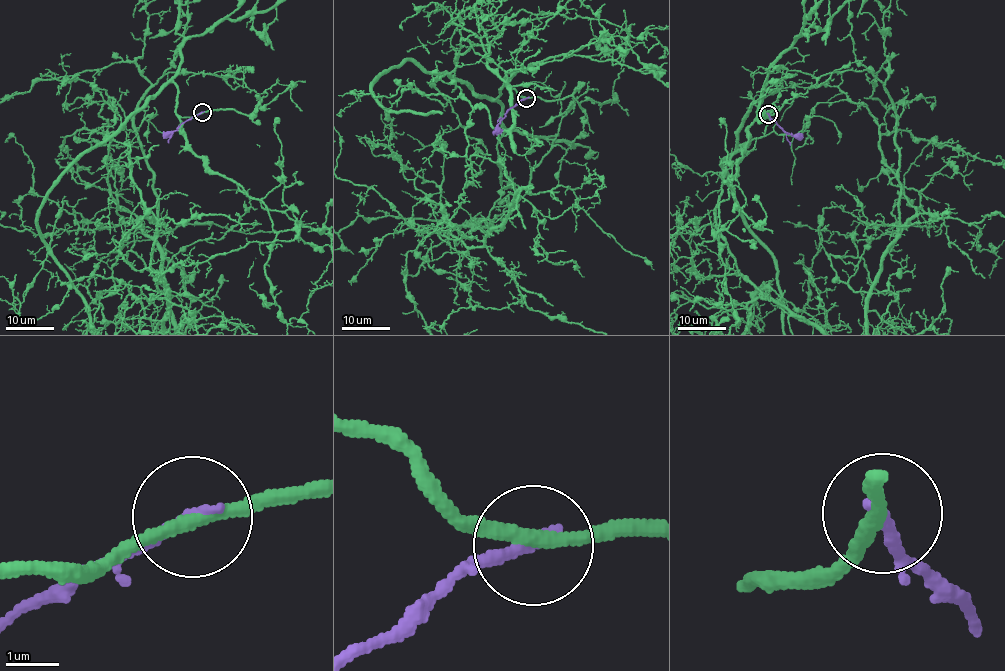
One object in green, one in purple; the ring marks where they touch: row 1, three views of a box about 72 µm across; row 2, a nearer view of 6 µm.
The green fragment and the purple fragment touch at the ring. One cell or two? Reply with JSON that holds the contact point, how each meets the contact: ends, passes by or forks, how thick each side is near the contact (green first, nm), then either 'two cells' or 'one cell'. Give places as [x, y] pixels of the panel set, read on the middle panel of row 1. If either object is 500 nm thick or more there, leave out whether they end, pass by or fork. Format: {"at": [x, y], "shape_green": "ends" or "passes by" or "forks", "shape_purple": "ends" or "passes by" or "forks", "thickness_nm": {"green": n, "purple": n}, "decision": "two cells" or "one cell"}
{"at": [526, 98], "shape_green": "passes by", "shape_purple": "ends", "thickness_nm": {"green": 240, "purple": 240}, "decision": "two cells"}

